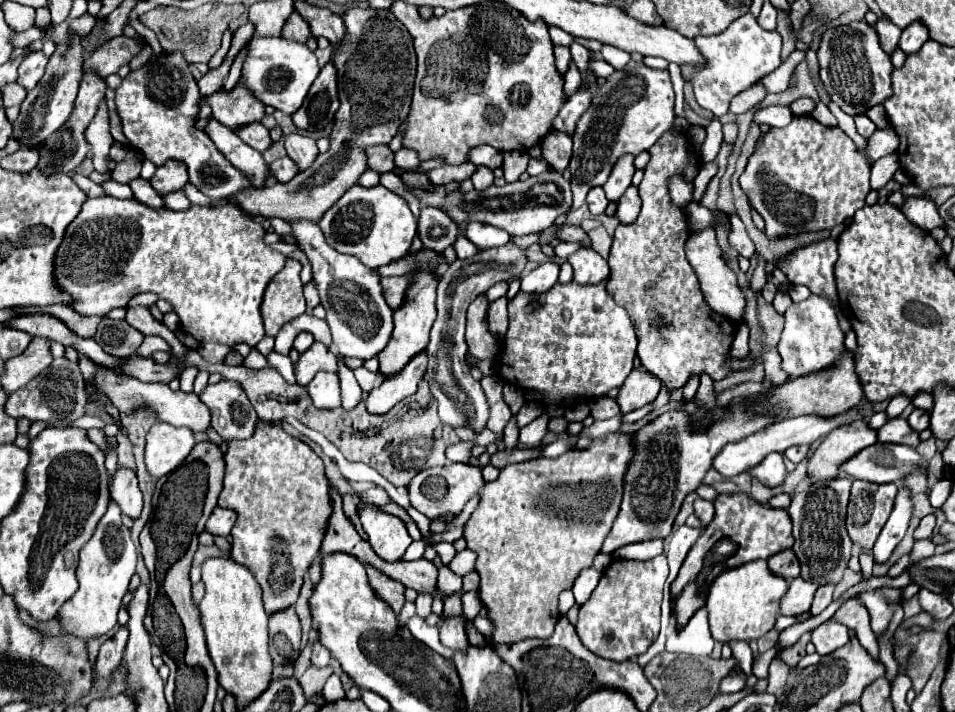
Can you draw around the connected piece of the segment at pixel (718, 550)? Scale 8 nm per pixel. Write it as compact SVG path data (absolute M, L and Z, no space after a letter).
M723 493L715 499L715 519L703 529L703 537L695 541L687 561L677 579L671 583L671 601L675 609L677 629L683 629L693 613L705 607L707 591L719 573L739 567L755 559L769 559L771 555L789 549L793 545L791 519L783 509L771 509L753 501L747 493Z

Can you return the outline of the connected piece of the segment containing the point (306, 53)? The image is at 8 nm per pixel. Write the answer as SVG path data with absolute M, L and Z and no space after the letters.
M253 37L247 43L247 55L243 59L239 83L243 83L263 105L271 105L285 115L293 115L301 107L317 75L317 57L305 43L285 37Z

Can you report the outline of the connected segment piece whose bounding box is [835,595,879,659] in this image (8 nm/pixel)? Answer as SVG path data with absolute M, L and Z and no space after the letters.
M853 595L851 599L847 599L839 611L835 613L835 619L843 625L847 625L849 629L855 631L855 637L859 639L859 643L867 649L867 653L873 659L879 659L879 643L877 637L871 633L869 627L869 617L867 617L867 609L865 605L859 601L859 595Z

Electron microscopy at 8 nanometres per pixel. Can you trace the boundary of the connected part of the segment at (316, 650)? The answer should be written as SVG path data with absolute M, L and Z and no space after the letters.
M315 643L313 645L313 665L315 667L327 667L329 663L331 663L331 653L321 643Z

